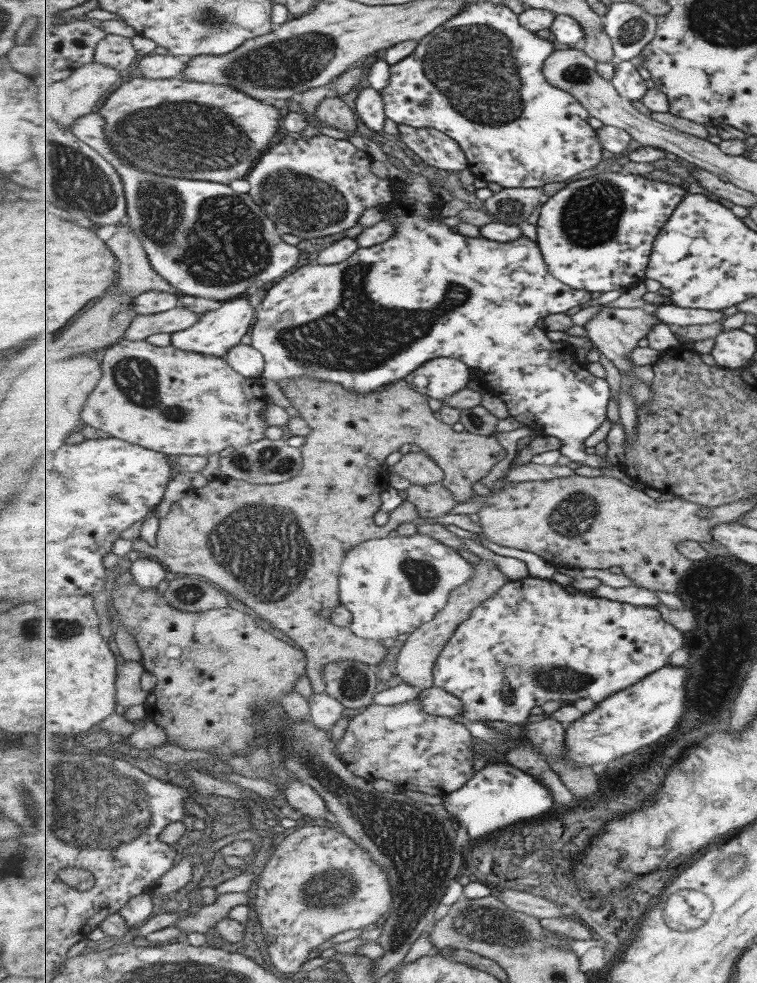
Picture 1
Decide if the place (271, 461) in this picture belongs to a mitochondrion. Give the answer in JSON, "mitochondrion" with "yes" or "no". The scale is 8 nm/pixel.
{"mitochondrion":"yes"}

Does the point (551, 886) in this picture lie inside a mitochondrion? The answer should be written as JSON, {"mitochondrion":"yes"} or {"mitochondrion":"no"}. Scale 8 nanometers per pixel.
{"mitochondrion":"no"}

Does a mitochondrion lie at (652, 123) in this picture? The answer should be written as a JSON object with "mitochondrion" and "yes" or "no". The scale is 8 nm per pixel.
{"mitochondrion":"no"}

